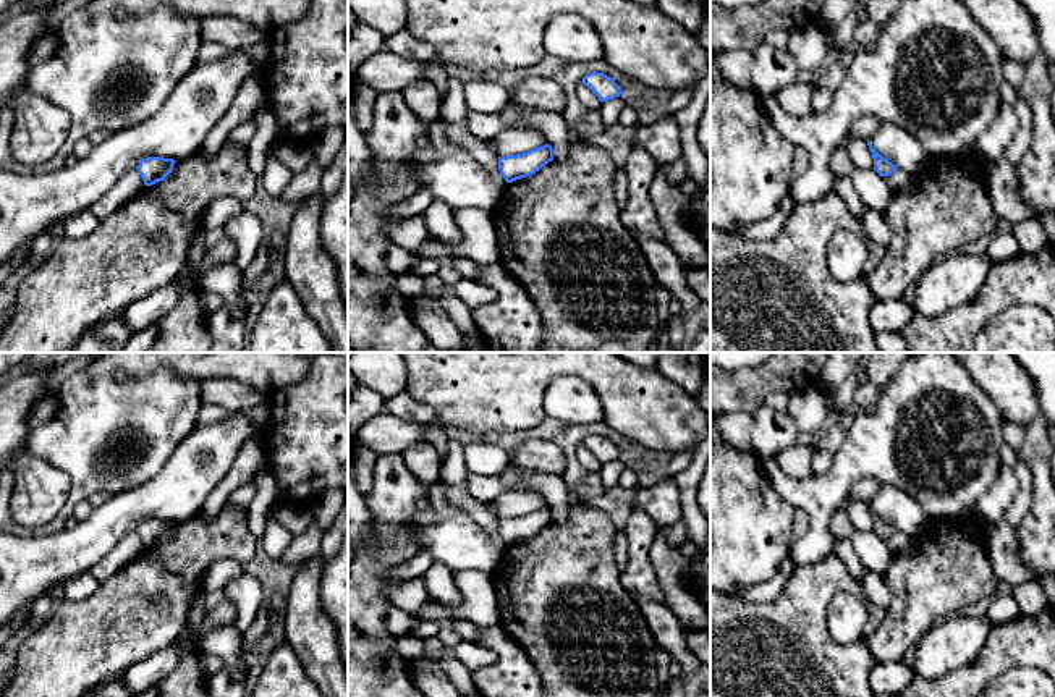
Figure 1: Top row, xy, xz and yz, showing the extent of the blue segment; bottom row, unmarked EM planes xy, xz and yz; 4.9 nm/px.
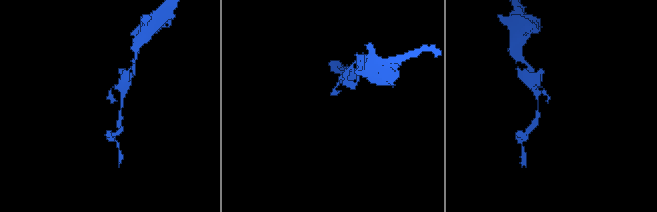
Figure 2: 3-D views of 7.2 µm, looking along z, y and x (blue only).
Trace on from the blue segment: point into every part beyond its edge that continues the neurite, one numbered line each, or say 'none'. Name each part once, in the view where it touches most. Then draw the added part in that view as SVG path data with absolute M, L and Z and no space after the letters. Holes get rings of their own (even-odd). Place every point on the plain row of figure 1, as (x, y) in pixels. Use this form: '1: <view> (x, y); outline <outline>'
none

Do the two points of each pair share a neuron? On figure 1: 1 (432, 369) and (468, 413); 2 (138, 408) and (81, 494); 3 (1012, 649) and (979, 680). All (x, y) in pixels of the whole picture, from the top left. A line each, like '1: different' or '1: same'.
1: same
2: same
3: same

